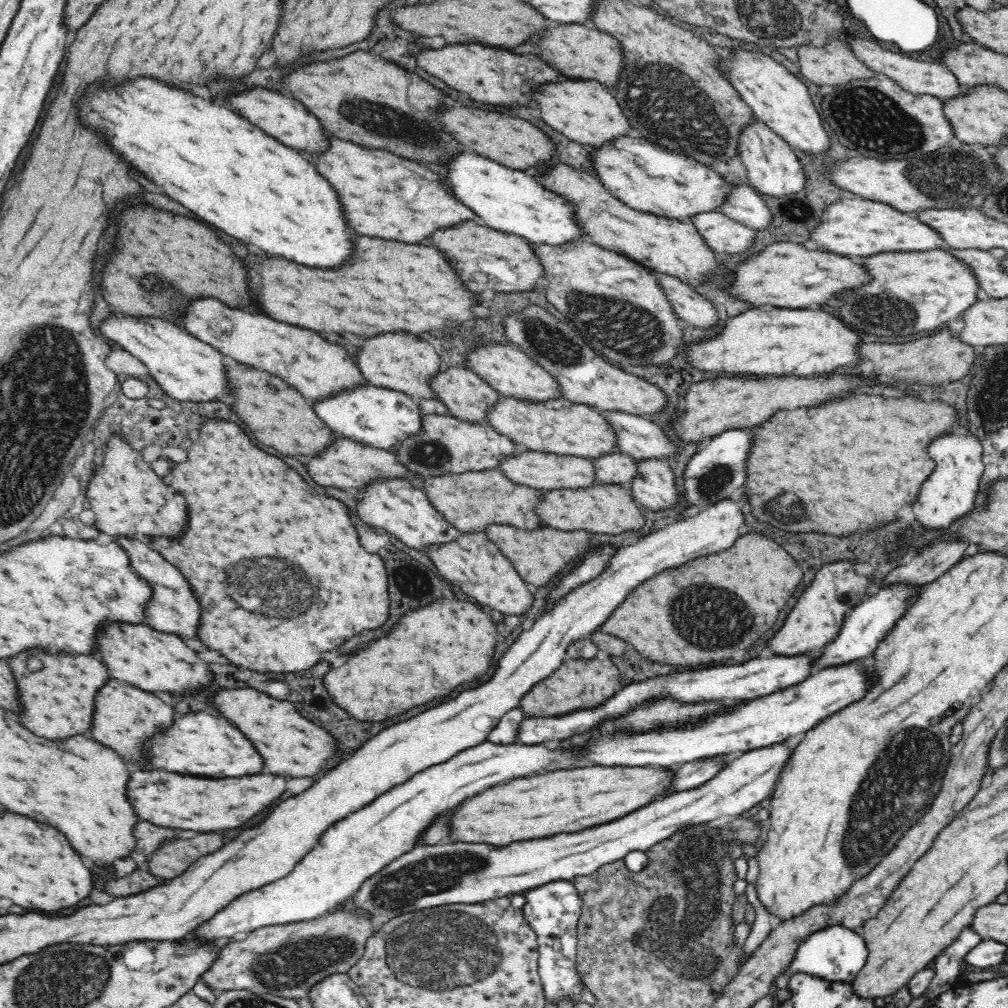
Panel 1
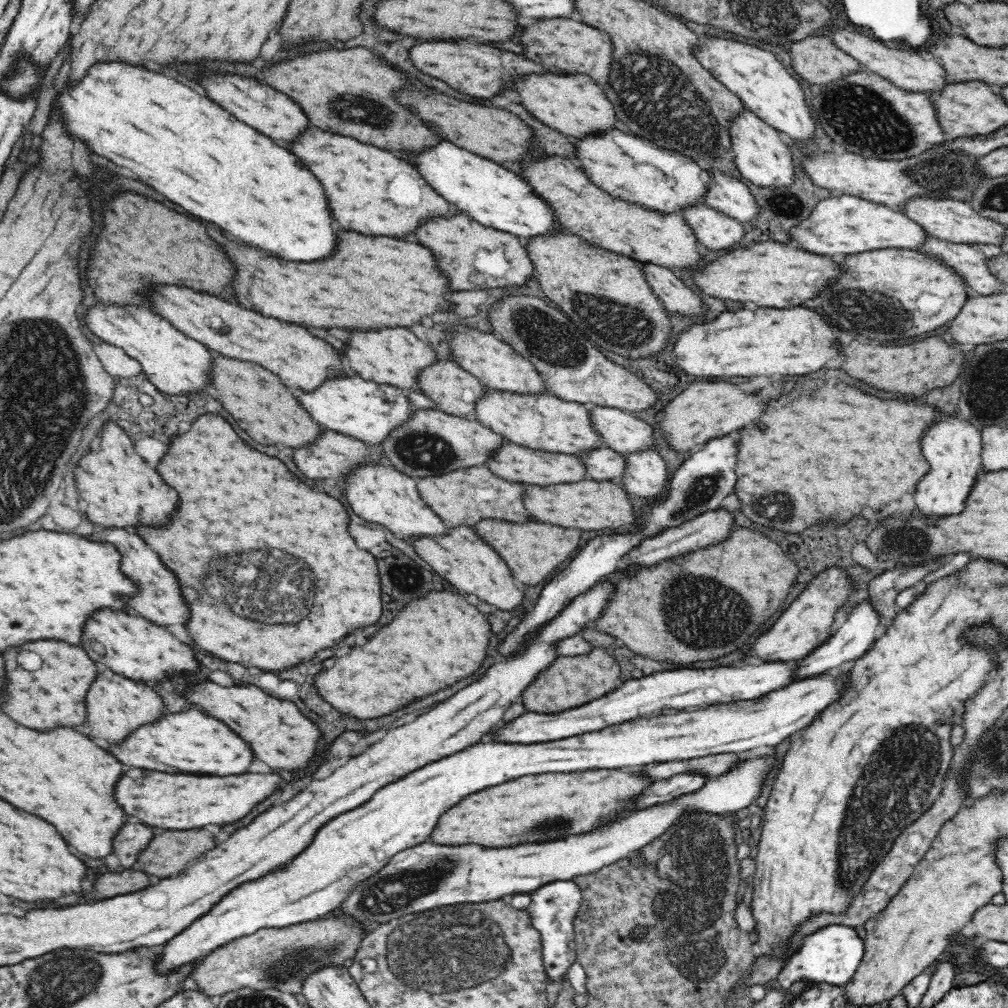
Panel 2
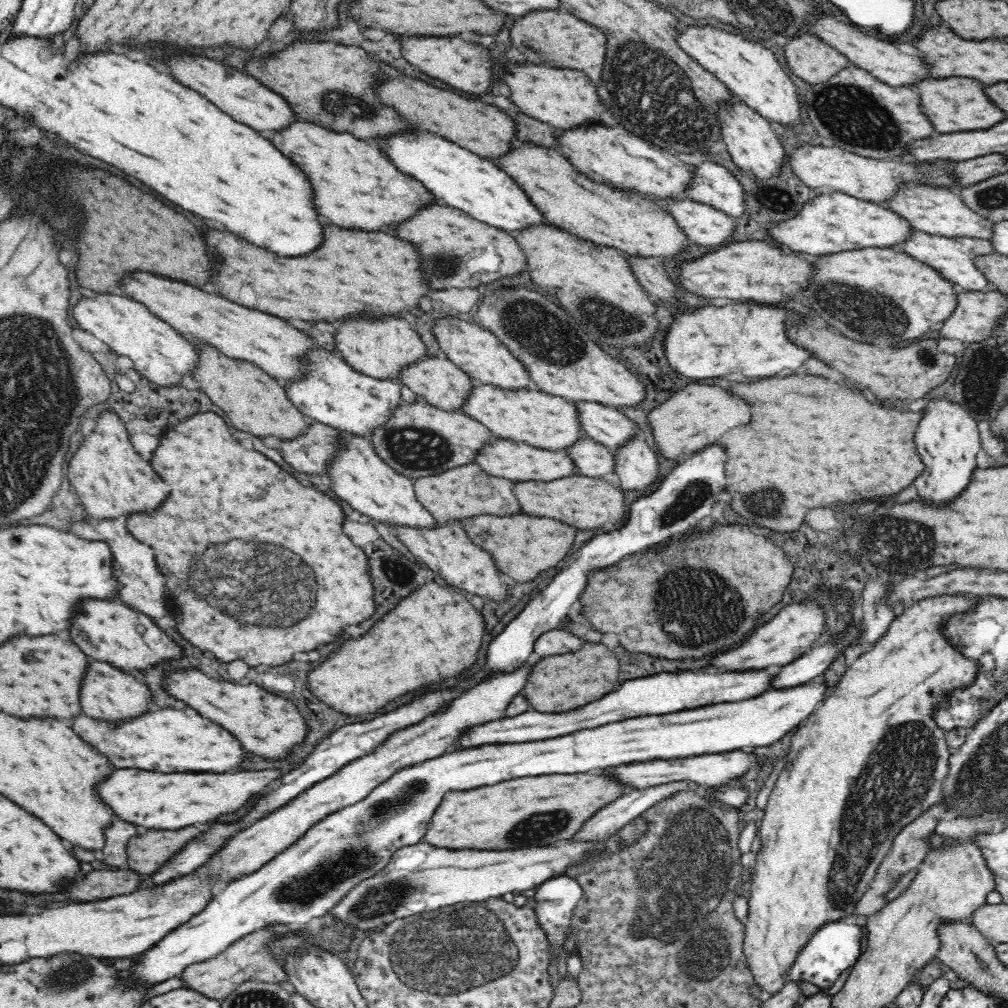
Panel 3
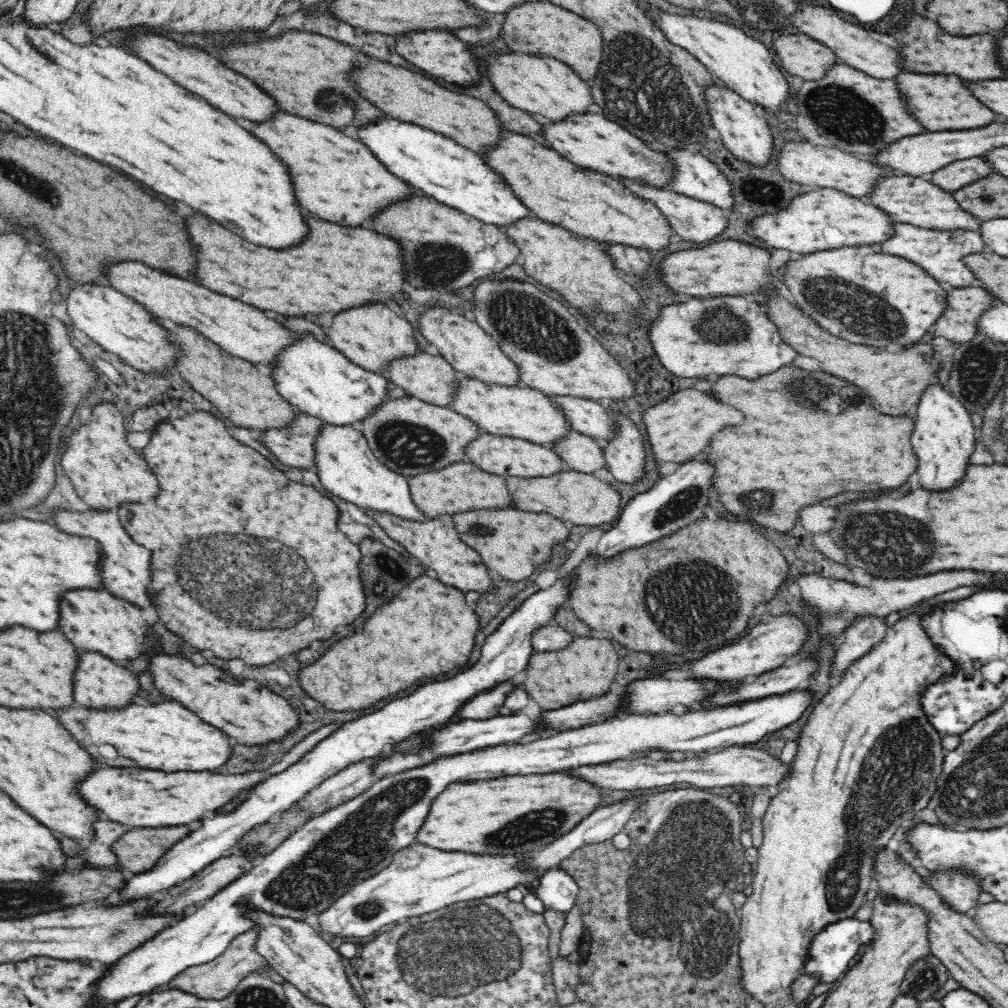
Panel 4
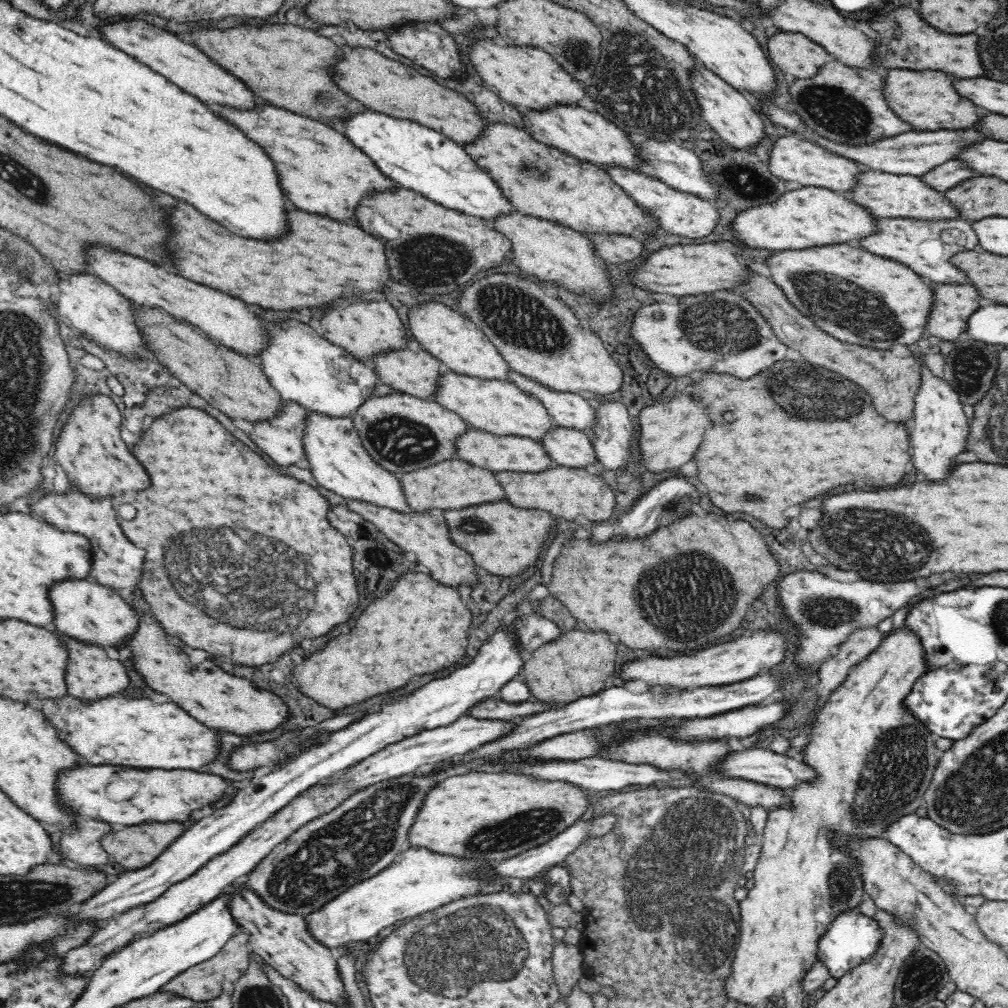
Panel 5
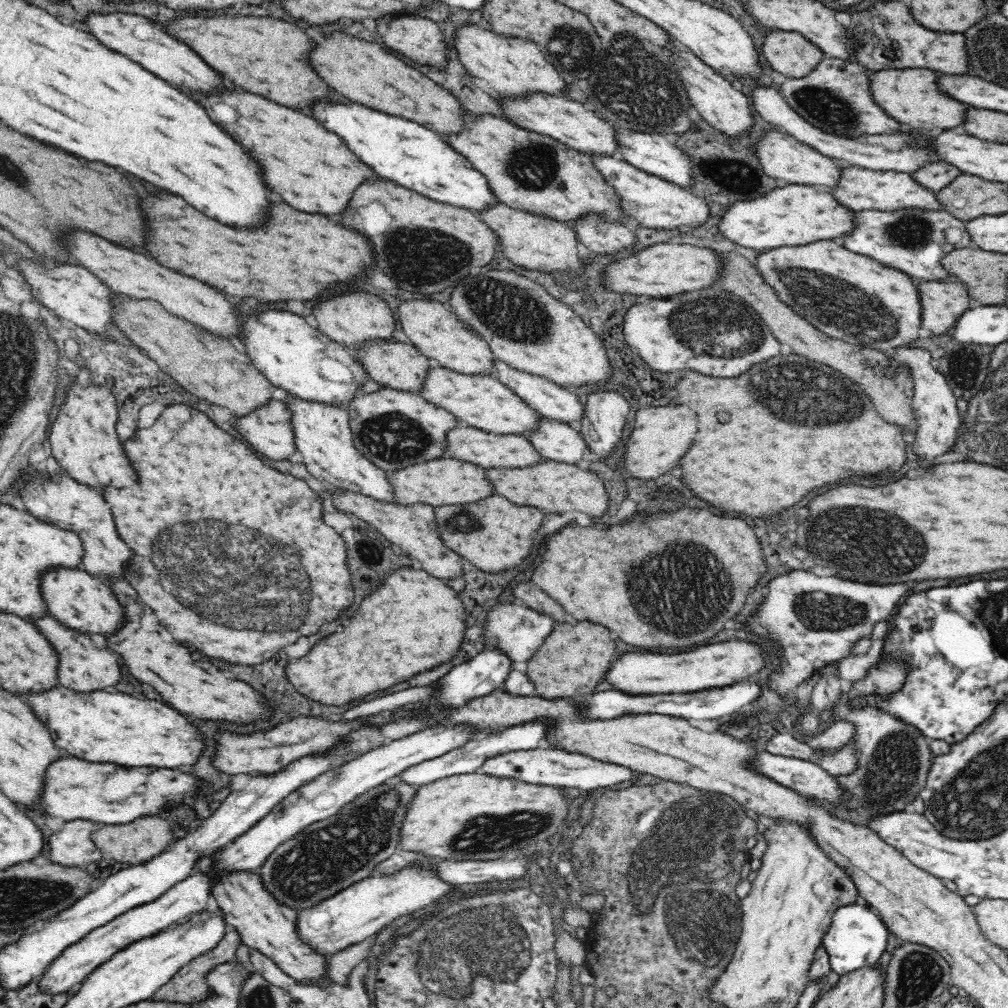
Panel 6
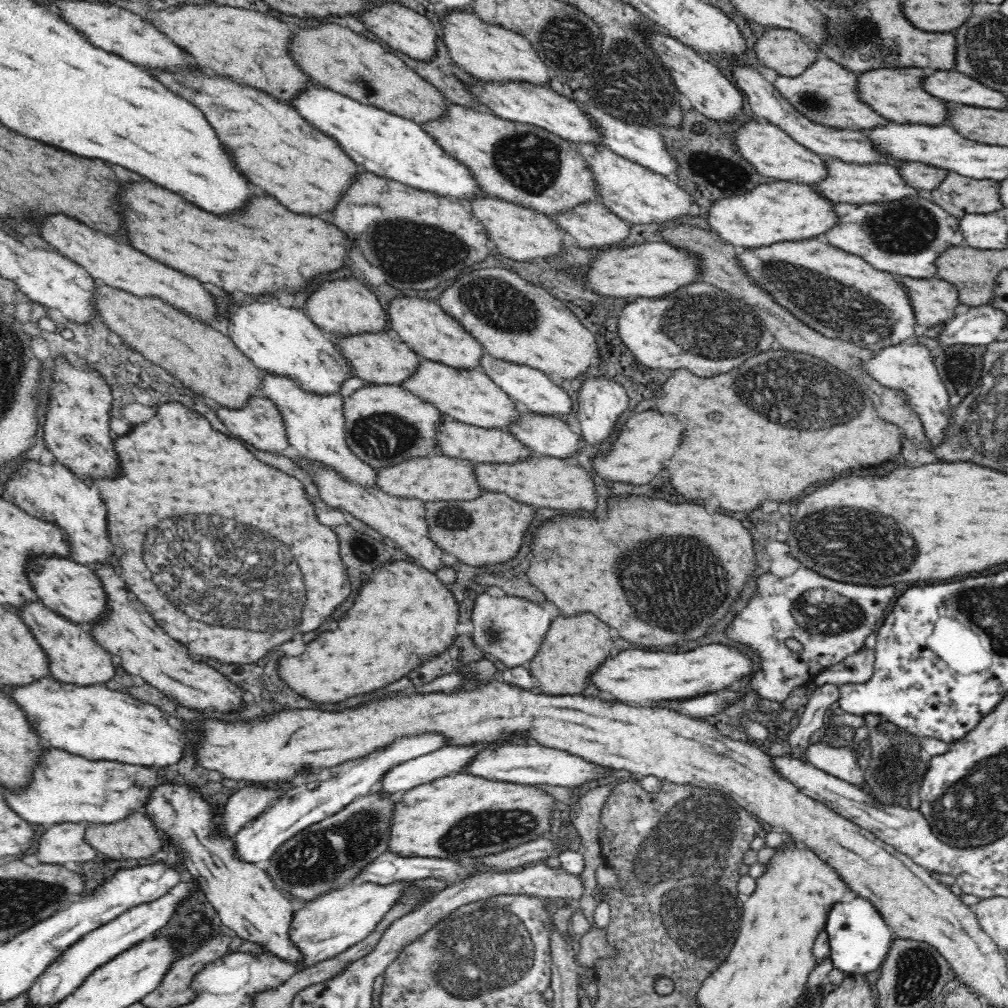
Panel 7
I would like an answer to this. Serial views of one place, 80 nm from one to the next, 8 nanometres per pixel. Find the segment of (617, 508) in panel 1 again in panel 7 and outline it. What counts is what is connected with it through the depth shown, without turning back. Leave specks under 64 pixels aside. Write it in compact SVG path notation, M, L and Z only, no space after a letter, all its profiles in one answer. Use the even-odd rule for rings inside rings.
M535 454L520 464L475 464L476 478L485 491L506 494L512 500L534 507L554 510L596 510L597 486L591 474L581 466L570 466L564 459Z

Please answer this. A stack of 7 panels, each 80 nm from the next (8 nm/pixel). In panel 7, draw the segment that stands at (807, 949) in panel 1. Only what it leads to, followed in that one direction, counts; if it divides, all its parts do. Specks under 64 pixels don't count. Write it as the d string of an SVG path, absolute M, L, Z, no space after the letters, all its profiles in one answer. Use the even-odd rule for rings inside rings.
M853 895L852 898L836 903L829 912L827 926L825 928L830 944L830 957L833 968L838 969L844 974L862 974L869 975L885 962L890 951L890 942L894 935L892 929L886 924L882 915L876 910L876 907L862 897Z

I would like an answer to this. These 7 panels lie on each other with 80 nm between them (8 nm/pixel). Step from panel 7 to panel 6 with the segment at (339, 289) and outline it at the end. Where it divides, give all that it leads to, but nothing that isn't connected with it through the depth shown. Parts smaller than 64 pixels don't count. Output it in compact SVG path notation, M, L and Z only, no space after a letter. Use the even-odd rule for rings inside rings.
M344 292L336 294L318 304L314 316L320 324L320 331L334 342L344 343L352 352L366 341L402 339L396 325L398 321L384 300L366 292Z

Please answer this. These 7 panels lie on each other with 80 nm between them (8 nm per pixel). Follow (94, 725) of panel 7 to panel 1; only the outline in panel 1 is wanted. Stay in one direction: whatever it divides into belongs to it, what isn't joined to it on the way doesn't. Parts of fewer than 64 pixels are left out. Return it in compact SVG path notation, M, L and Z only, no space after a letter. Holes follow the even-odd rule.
M206 711L187 713L176 720L168 732L156 734L148 744L152 752L152 766L164 768L168 772L206 776L206 778L234 778L244 774L262 772L264 760L258 750L232 726L226 718L214 718Z

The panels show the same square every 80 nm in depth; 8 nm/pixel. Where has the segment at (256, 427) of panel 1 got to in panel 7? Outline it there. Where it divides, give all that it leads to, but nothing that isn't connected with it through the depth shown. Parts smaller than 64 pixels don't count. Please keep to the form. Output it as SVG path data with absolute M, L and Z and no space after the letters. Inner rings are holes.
M101 283L97 286L95 302L104 324L196 395L236 410L245 407L250 399L263 396L262 370L237 348L229 336L210 325L188 317L160 298L137 297Z

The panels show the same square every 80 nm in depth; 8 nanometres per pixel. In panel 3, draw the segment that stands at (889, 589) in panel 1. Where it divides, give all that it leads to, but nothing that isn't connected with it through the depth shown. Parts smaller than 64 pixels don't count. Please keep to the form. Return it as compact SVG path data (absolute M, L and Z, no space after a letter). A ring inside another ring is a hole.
M853 619L844 621L845 627L832 636L827 642L812 648L808 653L783 665L777 670L777 675L771 684L772 689L792 688L820 679L830 668L830 665L845 654L849 648L859 646L863 628L861 620L854 623Z

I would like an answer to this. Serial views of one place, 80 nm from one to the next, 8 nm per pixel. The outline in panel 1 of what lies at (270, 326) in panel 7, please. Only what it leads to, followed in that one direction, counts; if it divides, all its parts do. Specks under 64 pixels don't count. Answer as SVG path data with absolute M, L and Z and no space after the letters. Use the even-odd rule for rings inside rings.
M367 383L363 387L338 393L312 405L314 412L338 436L358 441L372 448L395 453L407 438L423 433L424 414L420 412L419 401L388 387L377 387Z

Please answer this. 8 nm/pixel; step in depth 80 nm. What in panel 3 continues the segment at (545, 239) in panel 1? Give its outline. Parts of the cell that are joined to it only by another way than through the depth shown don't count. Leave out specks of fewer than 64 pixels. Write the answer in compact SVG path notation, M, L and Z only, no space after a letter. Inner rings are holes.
M404 133L382 139L376 144L385 151L398 170L420 180L443 204L460 209L485 225L515 234L547 224L530 197L496 162L474 154L436 133Z

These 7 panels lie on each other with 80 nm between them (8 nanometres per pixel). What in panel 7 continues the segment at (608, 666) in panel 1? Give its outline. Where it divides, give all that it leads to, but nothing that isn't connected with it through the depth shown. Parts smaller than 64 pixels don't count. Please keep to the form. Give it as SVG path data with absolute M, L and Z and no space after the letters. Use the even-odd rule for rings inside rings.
M560 613L552 621L536 656L529 662L529 671L539 683L539 692L546 695L582 694L588 688L588 684L592 685L591 676L595 673L596 668L602 665L608 657L614 656L614 654L610 654L612 648L614 648L614 641L610 638L610 628L598 617L590 613L582 613L571 617Z

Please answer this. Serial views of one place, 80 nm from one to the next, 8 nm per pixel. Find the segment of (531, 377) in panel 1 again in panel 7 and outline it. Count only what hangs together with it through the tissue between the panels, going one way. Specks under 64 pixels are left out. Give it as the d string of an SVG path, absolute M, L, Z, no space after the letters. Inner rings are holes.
M404 293L390 302L387 311L391 332L404 341L422 359L444 363L455 369L481 370L485 348L436 300L421 299L414 293Z

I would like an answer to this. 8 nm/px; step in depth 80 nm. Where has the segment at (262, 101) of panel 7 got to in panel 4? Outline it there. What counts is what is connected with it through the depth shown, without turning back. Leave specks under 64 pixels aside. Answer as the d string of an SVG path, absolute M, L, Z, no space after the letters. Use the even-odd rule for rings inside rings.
M282 111L274 116L274 120L255 125L252 130L256 138L264 140L268 148L288 164L300 206L322 220L356 228L372 220L374 214L388 204L422 194L392 174L362 141L331 126Z

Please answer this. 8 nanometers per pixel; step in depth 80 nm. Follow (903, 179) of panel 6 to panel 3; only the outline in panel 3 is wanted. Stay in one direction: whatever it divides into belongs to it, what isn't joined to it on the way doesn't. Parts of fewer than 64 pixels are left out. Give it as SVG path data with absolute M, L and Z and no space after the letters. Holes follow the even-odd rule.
M912 182L898 189L895 197L892 197L884 205L905 218L916 231L946 238L968 237L990 242L993 237L995 222L968 208L958 192L948 191L946 188L930 187L929 184L914 185Z

